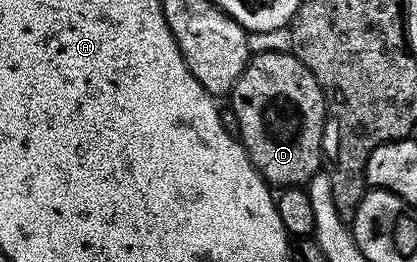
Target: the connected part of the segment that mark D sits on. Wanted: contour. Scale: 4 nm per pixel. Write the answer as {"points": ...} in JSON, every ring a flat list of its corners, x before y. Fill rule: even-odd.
{"points":[[290,50,252,54,237,85,229,92,229,106,237,113,239,142,247,150,251,164,272,188,307,185,315,175,320,174,322,167,319,166,325,163,325,132,329,127,327,99,321,85,317,85,317,77,313,77,313,73,305,69,302,61]]}

